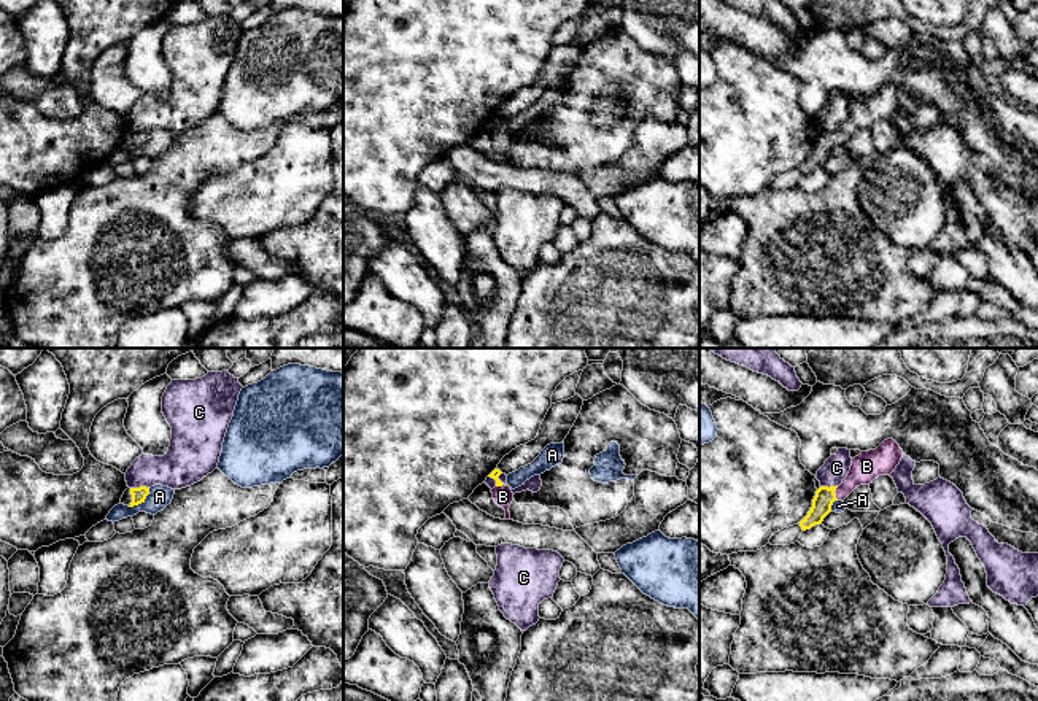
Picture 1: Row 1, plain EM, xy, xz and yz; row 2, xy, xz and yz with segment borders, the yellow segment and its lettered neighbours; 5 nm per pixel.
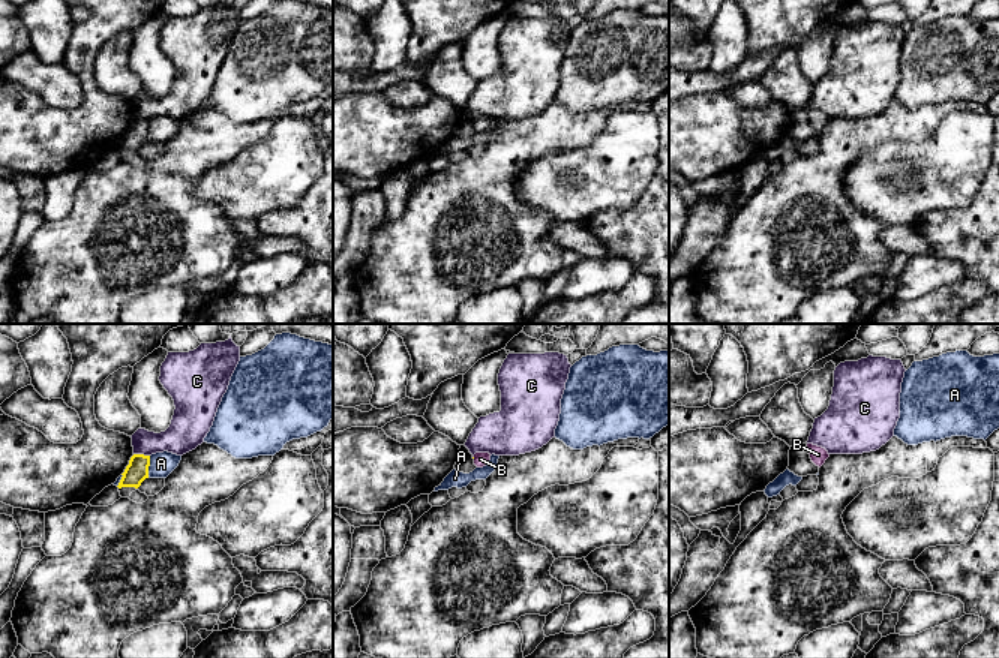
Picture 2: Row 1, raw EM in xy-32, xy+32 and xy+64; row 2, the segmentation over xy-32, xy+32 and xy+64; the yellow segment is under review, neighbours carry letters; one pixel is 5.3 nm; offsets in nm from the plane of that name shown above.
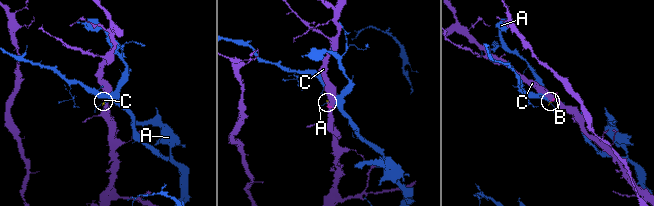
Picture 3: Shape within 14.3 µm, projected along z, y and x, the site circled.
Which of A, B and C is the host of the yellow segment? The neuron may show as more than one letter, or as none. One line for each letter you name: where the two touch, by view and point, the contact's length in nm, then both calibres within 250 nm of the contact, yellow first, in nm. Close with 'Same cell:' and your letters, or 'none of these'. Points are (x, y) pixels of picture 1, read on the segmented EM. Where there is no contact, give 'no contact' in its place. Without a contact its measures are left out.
B: contact yz (833, 493); length 70 nm; calibres 100 and 150 nm
Same cell: B

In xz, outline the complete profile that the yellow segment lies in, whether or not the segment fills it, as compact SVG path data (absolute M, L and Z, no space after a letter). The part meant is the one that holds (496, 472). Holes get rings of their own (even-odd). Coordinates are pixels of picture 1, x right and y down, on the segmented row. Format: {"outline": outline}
{"outline": "M494 469L488 477L496 480L496 486L491 490L494 502L505 510L505 518L510 520L509 507L513 501L513 493L510 486L505 486L498 477L502 472L499 469Z"}

